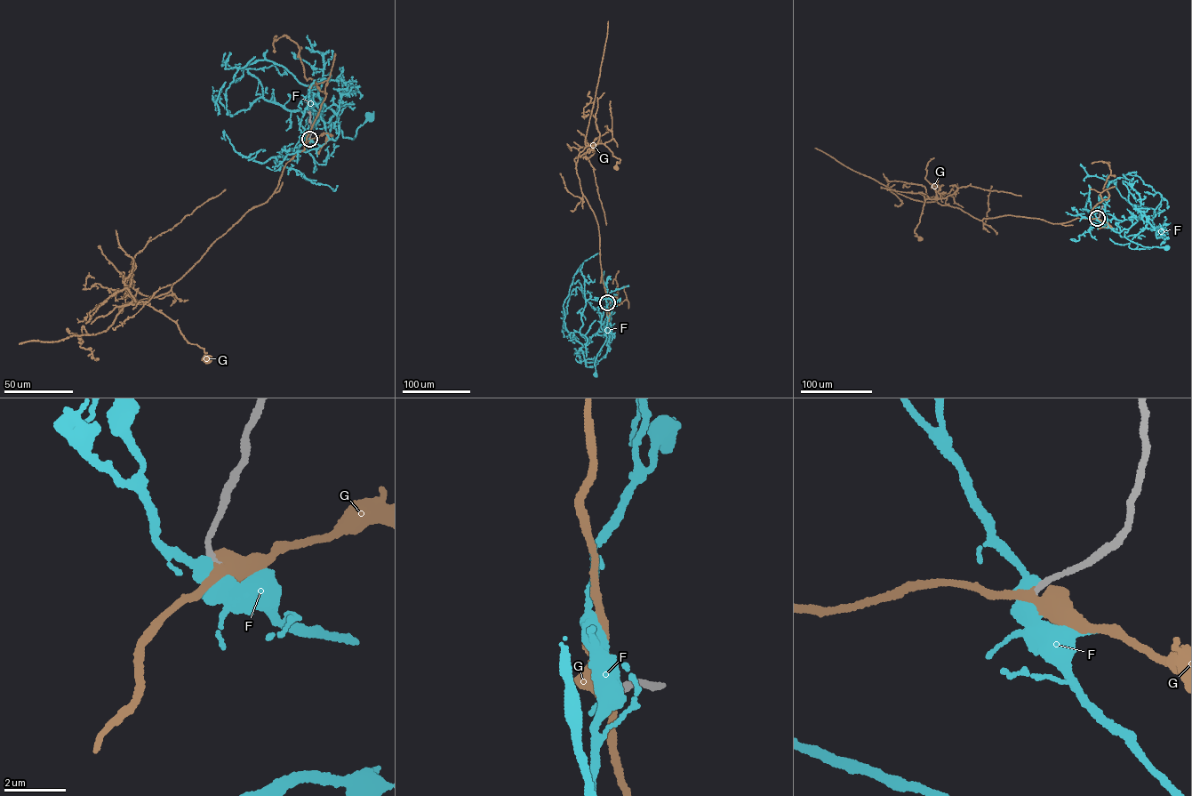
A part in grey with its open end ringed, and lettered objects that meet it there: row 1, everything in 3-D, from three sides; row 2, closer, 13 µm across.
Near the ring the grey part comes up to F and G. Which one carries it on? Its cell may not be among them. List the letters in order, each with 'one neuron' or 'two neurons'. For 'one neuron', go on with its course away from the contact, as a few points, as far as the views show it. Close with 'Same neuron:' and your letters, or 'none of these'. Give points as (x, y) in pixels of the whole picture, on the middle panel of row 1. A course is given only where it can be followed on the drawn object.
F: two neurons
G: one neuron; course (607, 302), (598, 224), (581, 190), (576, 163), (584, 148), (601, 143), (620, 159), (617, 166)
Same neuron: G

